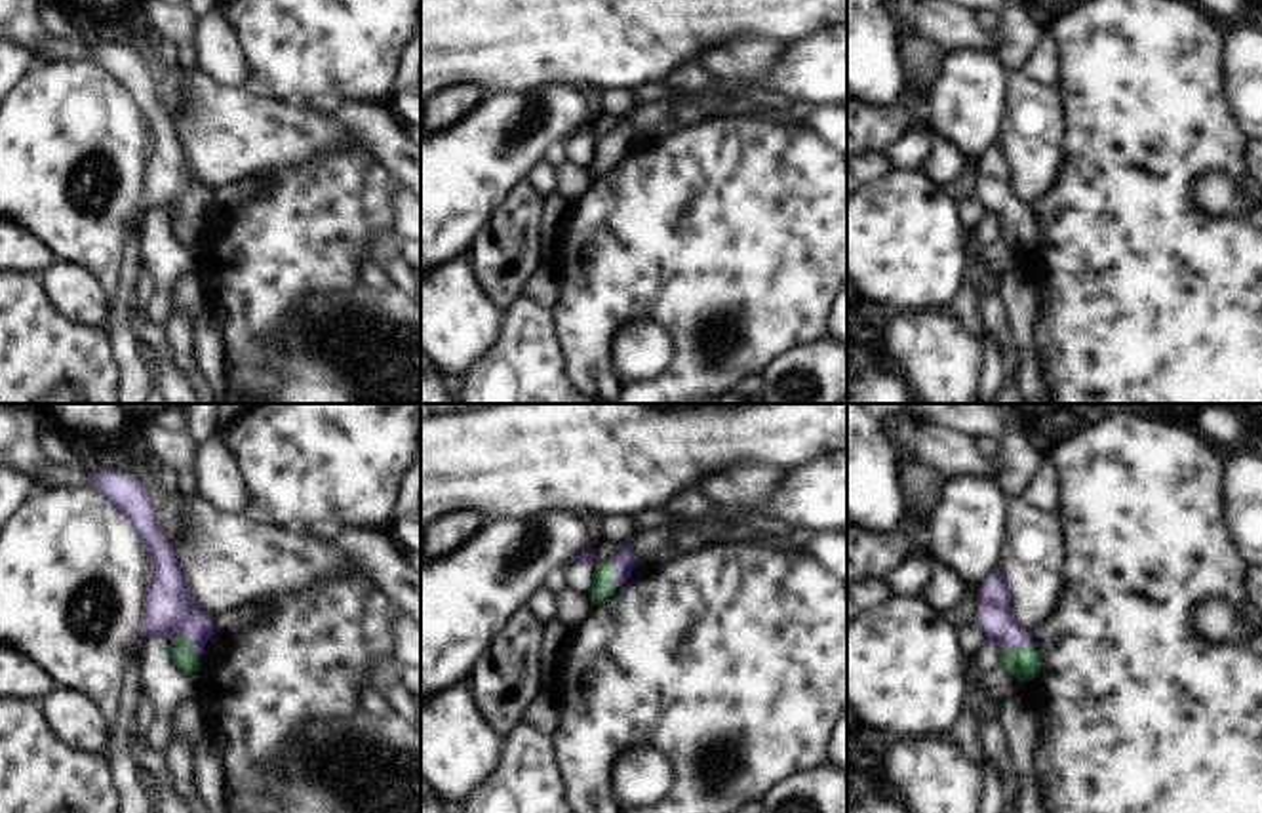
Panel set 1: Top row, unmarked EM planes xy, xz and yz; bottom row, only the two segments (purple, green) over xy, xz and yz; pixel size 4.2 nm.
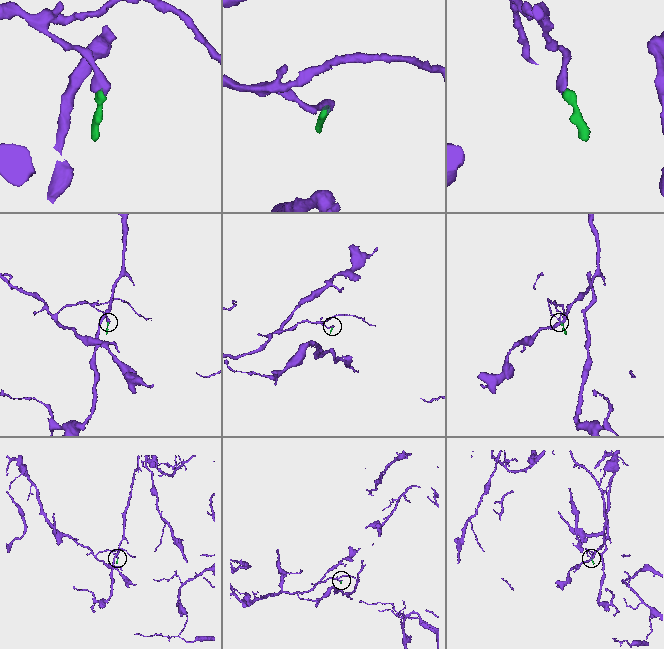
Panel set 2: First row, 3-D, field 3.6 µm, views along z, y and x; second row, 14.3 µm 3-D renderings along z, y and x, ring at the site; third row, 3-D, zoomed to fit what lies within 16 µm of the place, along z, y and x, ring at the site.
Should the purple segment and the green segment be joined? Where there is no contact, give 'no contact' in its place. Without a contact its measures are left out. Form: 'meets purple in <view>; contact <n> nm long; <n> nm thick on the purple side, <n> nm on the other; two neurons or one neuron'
meets purple in yz; contact 160 nm long; 160 nm thick on the purple side, 140 nm on the other; one neuron

